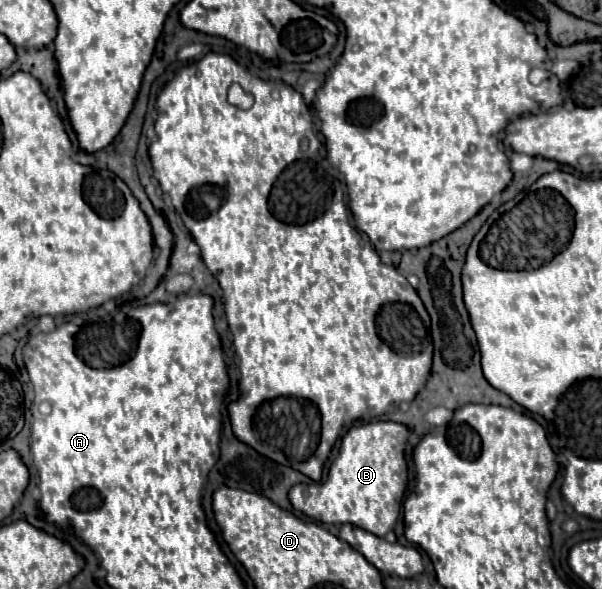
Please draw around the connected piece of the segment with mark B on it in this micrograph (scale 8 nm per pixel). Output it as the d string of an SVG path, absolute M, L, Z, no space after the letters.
M375 421L351 427L343 441L337 459L329 469L329 477L321 483L299 483L289 491L291 505L319 523L351 523L377 537L385 537L401 509L407 489L405 449L411 427L395 421Z

